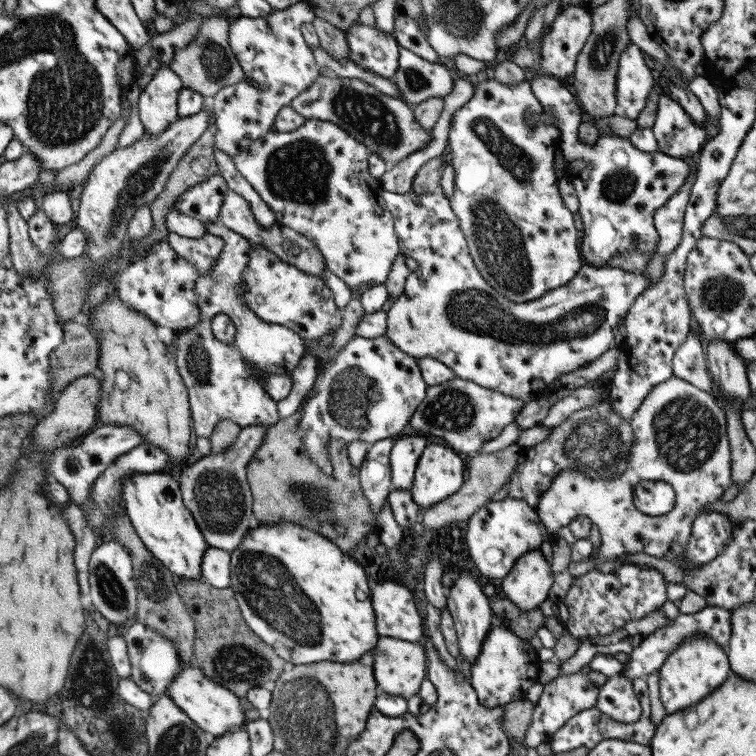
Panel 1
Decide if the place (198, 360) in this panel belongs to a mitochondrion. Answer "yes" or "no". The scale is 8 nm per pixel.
yes

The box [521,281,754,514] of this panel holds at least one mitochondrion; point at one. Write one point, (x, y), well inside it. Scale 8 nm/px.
(685, 432)

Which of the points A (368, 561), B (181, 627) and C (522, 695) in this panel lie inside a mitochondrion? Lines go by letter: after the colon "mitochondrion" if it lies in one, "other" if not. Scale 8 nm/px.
A: other
B: other
C: other

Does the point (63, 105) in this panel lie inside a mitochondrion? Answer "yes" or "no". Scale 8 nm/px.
yes

